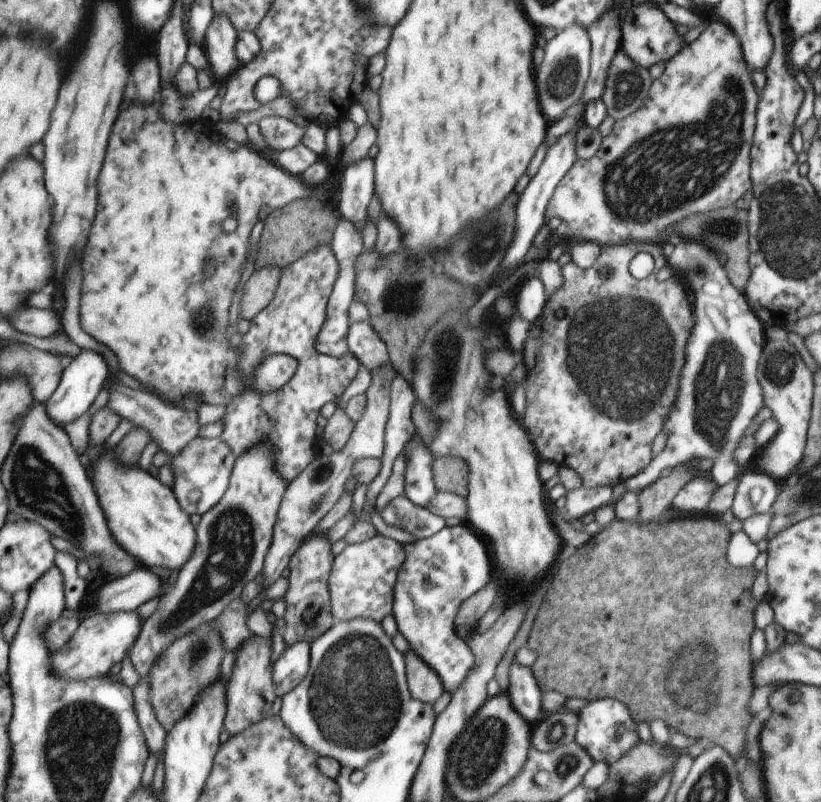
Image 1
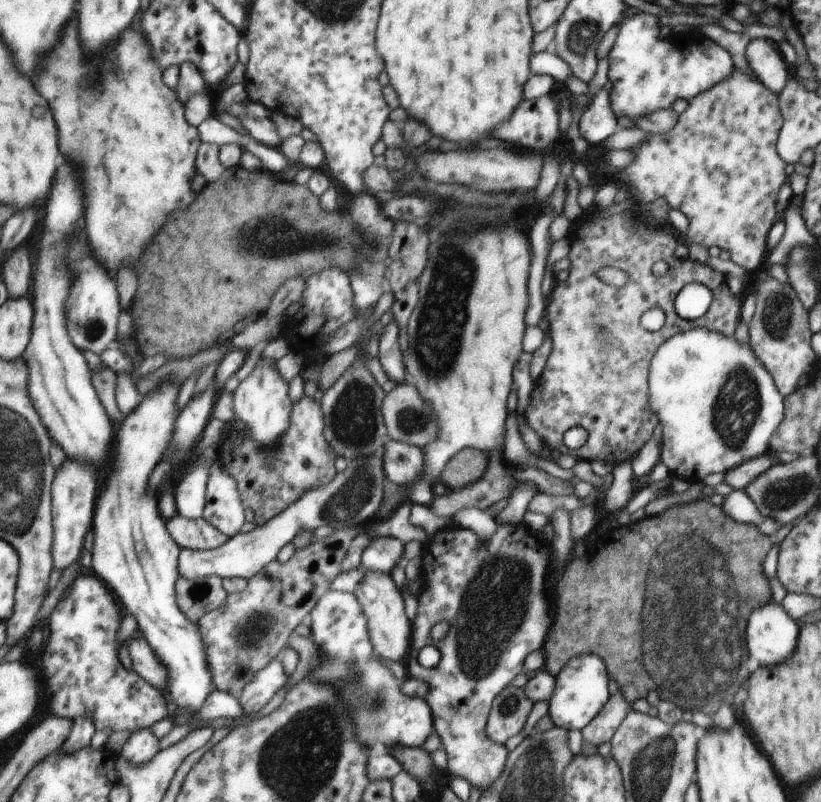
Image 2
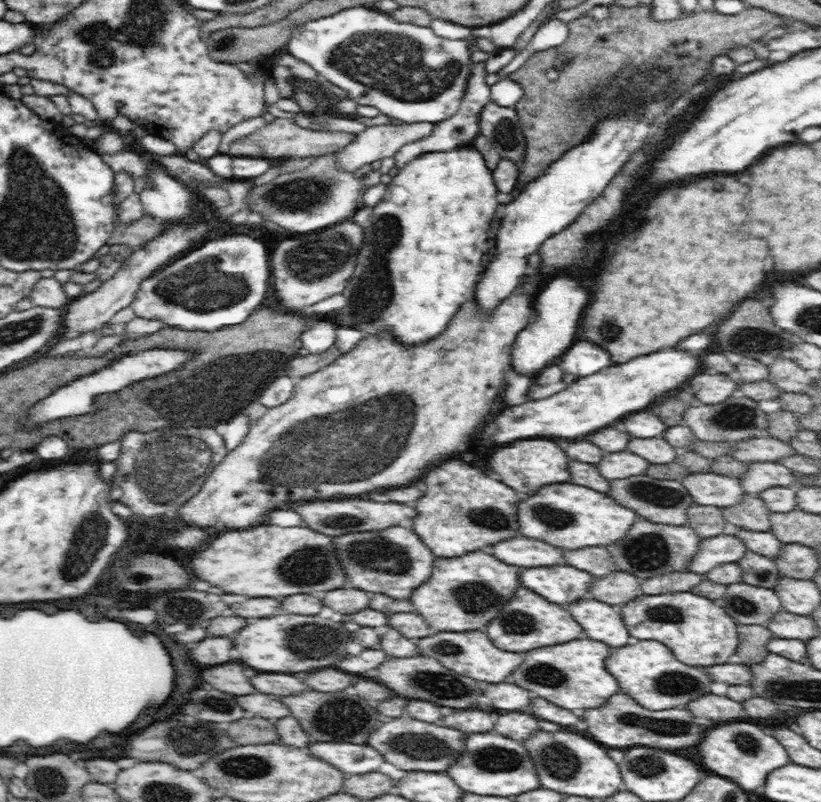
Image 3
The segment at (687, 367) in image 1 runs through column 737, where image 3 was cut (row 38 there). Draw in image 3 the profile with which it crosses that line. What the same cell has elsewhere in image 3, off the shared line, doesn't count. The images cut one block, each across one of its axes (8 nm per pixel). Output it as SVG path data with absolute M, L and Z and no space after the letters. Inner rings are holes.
M369 6L348 7L328 17L298 25L289 35L287 52L294 58L310 64L319 78L342 88L348 97L360 106L371 106L382 114L404 123L447 121L458 112L471 77L470 42L462 39L441 38L432 27L416 26L392 18L389 13L374 12Z

